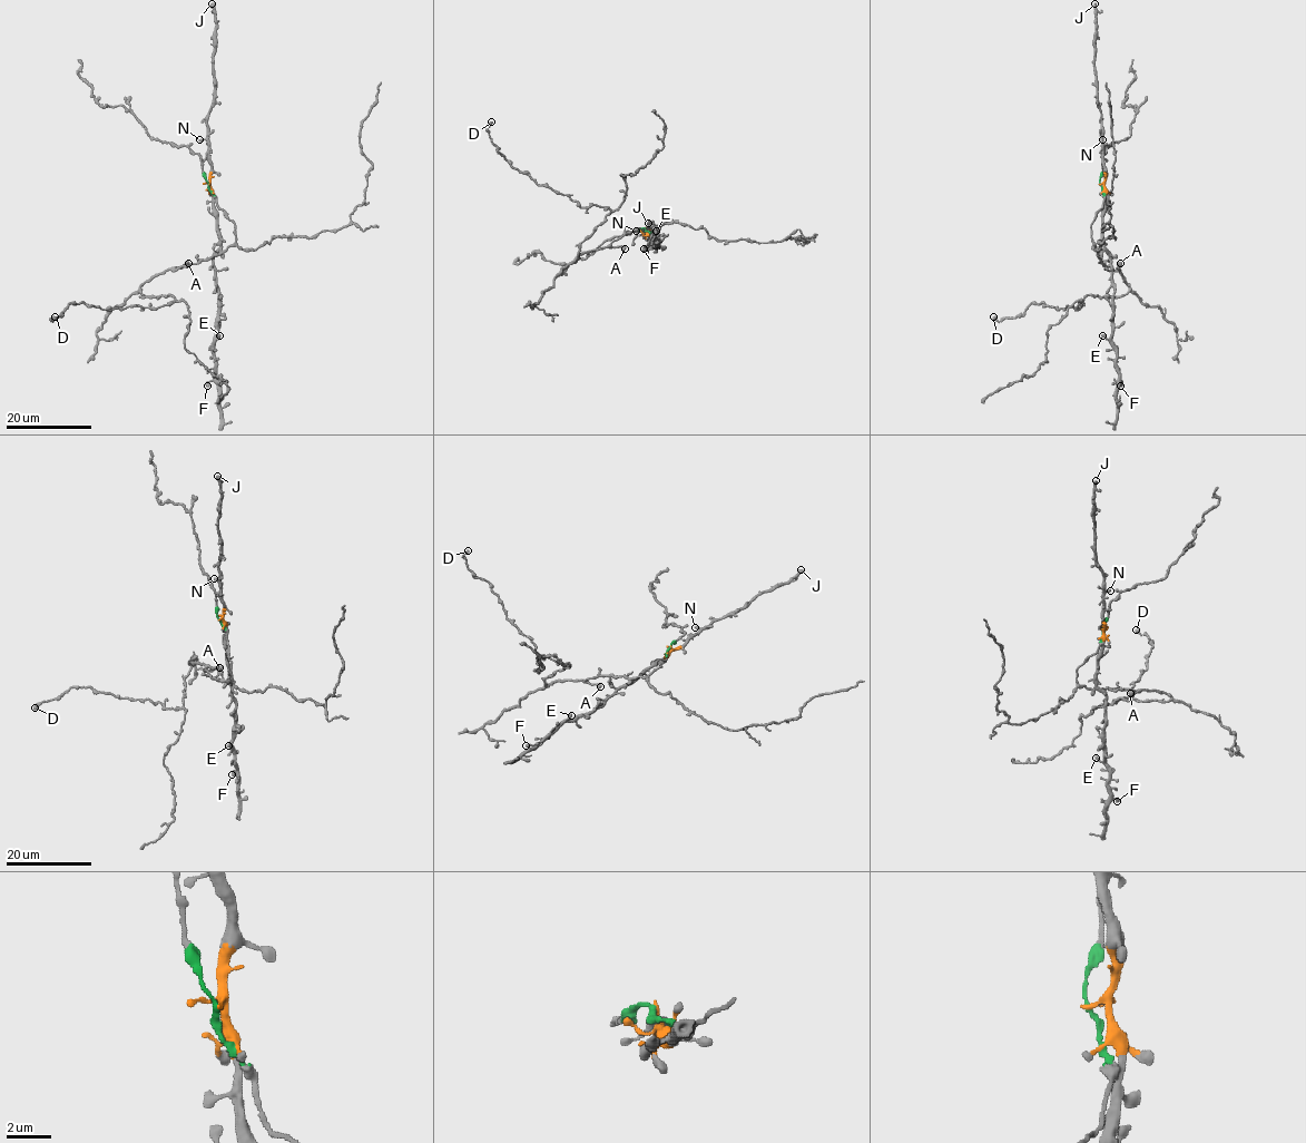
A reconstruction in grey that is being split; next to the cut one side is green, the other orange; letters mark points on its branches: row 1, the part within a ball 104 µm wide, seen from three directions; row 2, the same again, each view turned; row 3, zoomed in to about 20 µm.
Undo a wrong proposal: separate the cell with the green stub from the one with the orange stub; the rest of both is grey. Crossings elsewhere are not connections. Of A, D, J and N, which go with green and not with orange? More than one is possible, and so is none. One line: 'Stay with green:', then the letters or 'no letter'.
Stay with green: A, D

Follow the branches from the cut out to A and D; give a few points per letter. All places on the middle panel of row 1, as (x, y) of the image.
A: (645, 228), (654, 232), (671, 221), (625, 233), (610, 244), (625, 248)
D: (645, 228), (671, 221), (577, 257), (610, 211), (581, 206), (516, 169), (492, 143), (492, 121)

